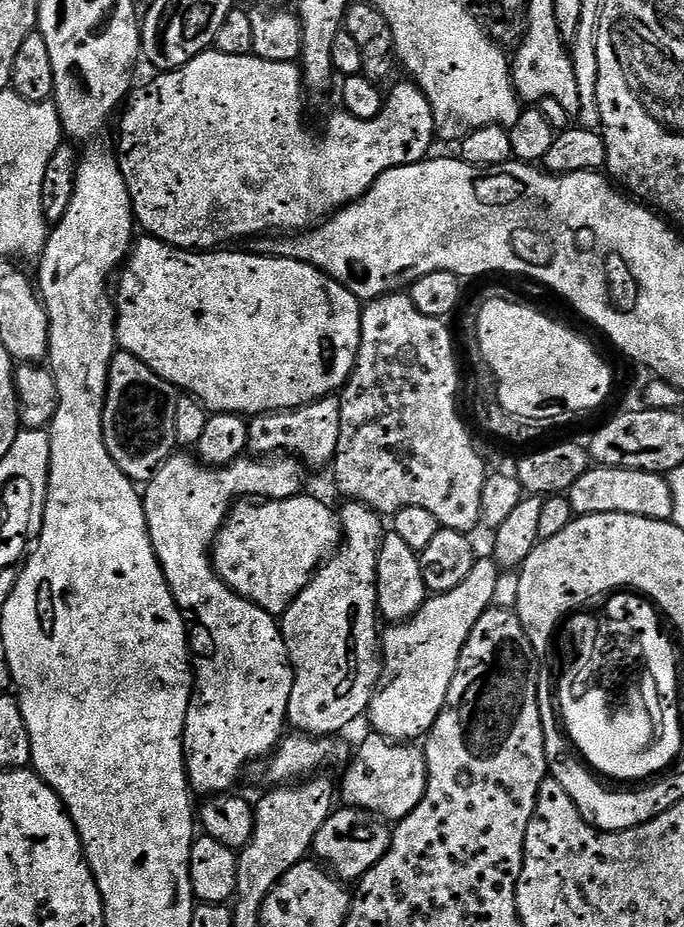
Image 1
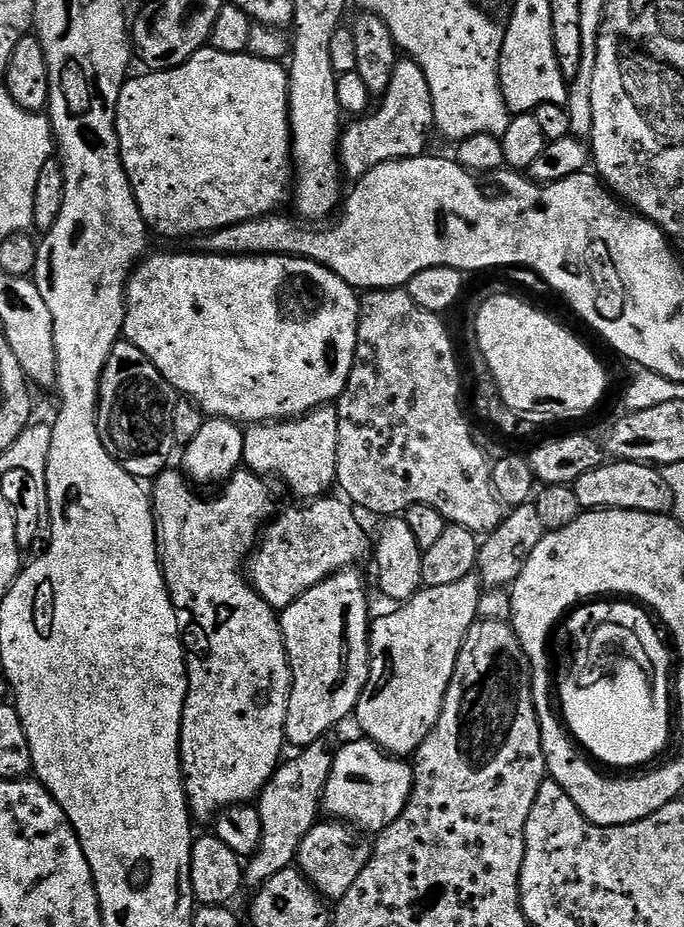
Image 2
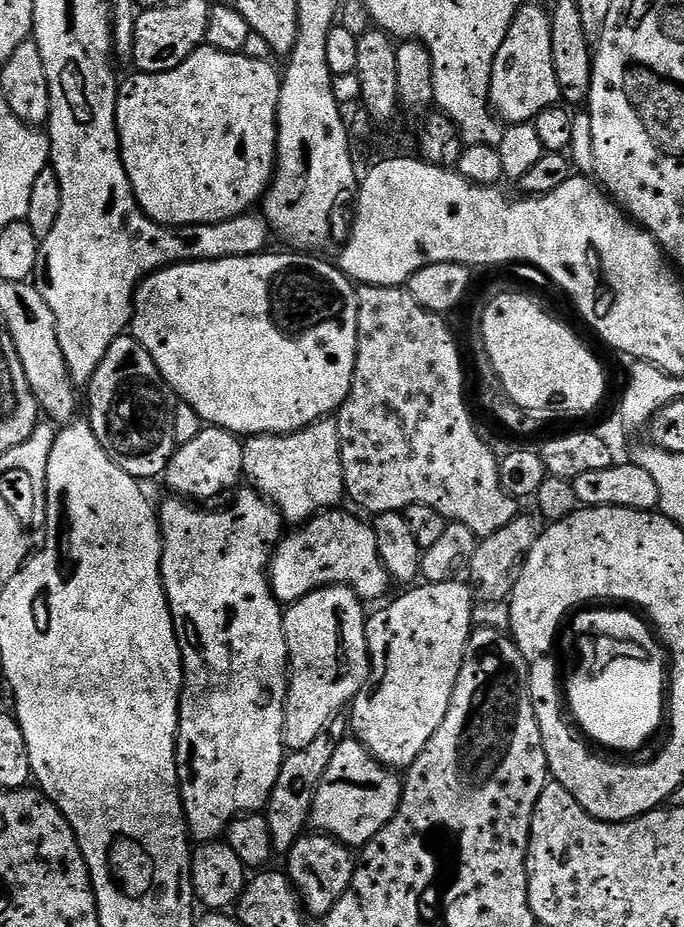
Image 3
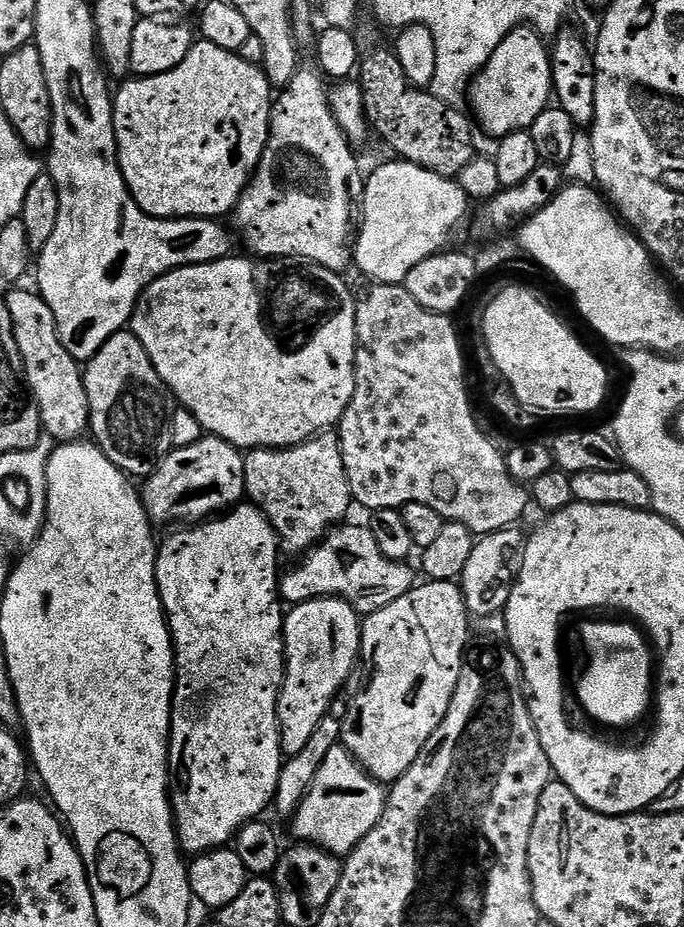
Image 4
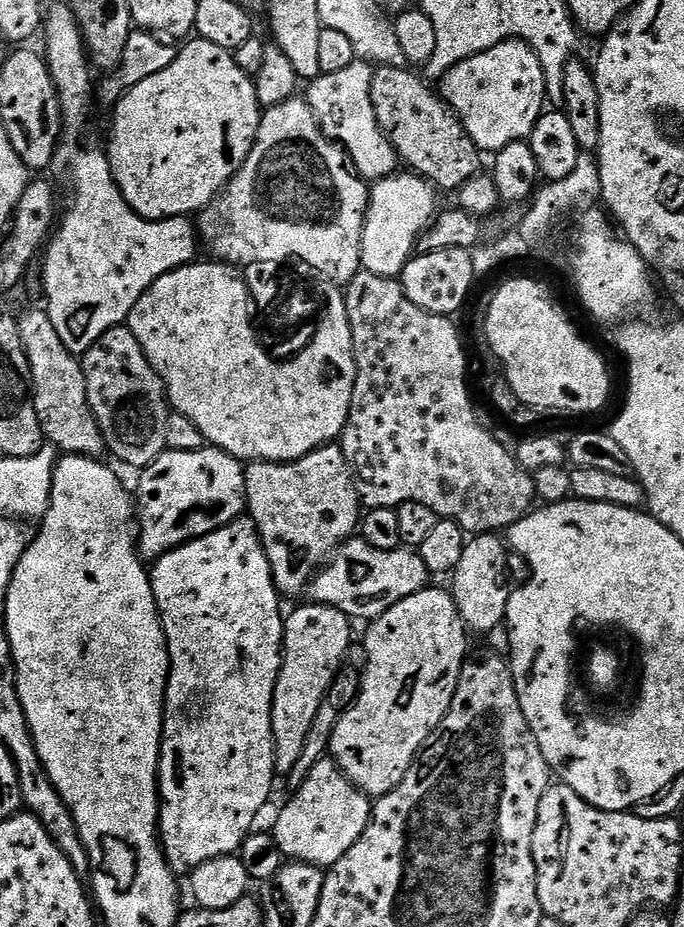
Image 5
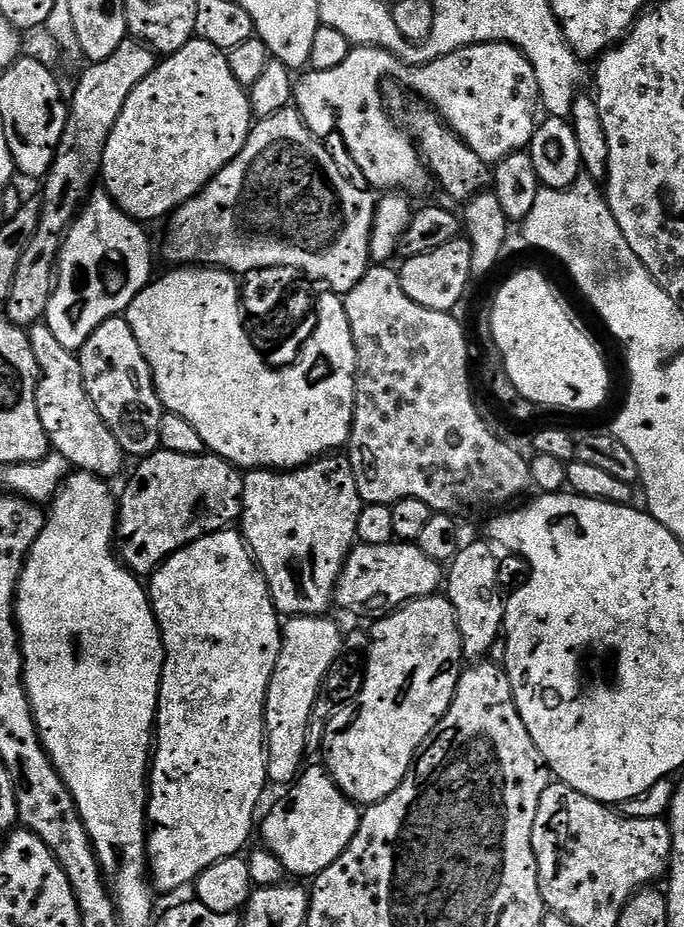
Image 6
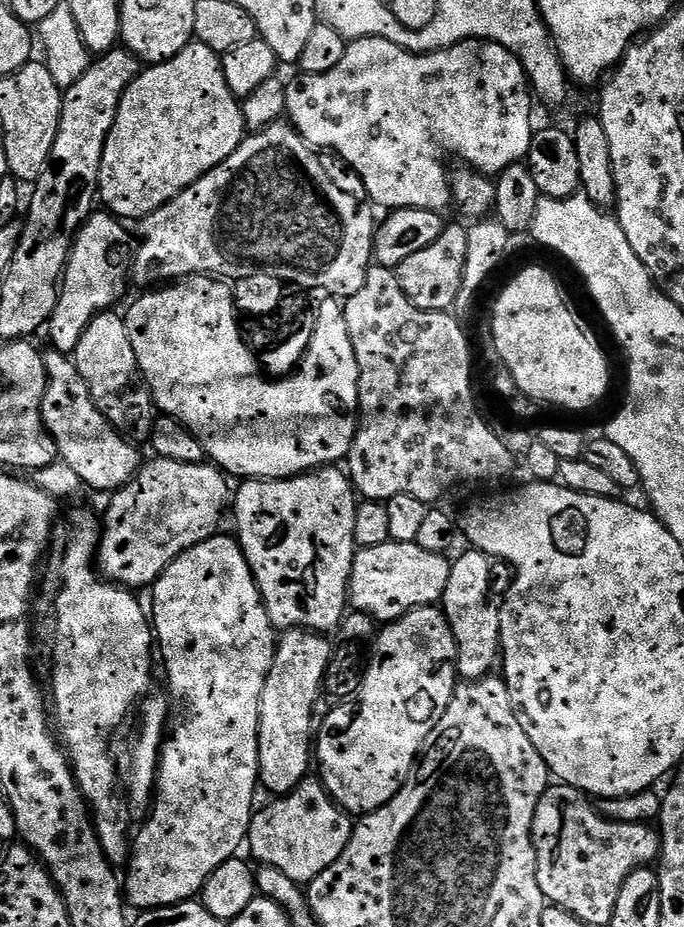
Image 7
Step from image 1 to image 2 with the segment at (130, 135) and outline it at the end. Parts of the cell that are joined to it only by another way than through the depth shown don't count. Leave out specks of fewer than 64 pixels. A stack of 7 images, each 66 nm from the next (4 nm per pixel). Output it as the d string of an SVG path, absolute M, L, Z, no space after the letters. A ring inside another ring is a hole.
M205 46L199 48L182 66L165 72L143 73L145 76L133 75L125 79L122 94L118 94L116 107L116 133L120 143L120 157L128 175L138 210L148 223L149 229L160 236L196 236L203 237L220 228L241 224L247 220L257 220L260 216L270 216L281 211L284 199L289 199L290 189L294 184L292 167L292 127L288 117L288 68L278 60L263 60L250 56L247 52L222 54L222 50ZM407 58L401 59L392 70L392 80L384 91L380 109L373 116L365 115L343 129L340 137L340 162L345 173L352 178L364 176L378 165L391 160L413 160L416 156L425 155L428 135L433 135L436 119L434 118L434 102L430 98L430 82L426 82L426 74L422 74L422 66Z

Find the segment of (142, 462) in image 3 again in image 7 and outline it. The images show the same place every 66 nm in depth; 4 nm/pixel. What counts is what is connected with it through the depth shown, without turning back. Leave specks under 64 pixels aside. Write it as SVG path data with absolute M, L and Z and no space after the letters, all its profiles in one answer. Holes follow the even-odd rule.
M116 310L100 312L86 326L74 353L76 369L82 374L82 382L90 390L94 406L110 423L119 430L121 436L133 442L151 441L152 431L158 419L158 409L152 400L152 391L144 382L140 372L134 346L130 346L128 321Z

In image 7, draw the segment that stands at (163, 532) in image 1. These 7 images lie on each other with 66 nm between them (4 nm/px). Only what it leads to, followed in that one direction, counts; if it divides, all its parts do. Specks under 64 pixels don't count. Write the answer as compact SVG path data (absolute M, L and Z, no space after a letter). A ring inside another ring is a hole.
M217 534L206 542L195 544L186 550L162 575L156 583L151 585L152 608L150 604L150 623L154 629L154 640L158 645L158 656L164 659L164 672L168 675L167 695L180 707L180 713L175 713L170 727L167 729L164 742L160 750L160 766L156 774L154 799L147 813L148 821L140 833L135 833L130 844L130 859L127 861L128 880L126 876L126 900L136 910L151 910L153 908L168 908L172 904L181 904L183 900L199 897L204 891L204 883L222 866L222 862L233 859L239 848L245 847L248 839L248 828L252 824L252 817L256 804L256 788L260 784L260 759L258 758L258 734L260 733L260 707L262 706L262 686L266 686L266 674L270 674L270 666L274 666L274 654L278 643L277 629L272 627L270 618L266 614L264 599L256 585L254 574L246 562L244 552L240 548L239 539L231 535Z

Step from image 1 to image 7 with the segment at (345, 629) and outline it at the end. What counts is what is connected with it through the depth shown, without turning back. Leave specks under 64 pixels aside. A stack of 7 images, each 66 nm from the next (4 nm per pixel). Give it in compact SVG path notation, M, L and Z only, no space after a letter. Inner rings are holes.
M303 628L285 631L276 646L274 666L270 666L270 674L266 674L266 686L262 686L258 758L260 784L268 787L273 797L293 792L309 775L308 763L311 765L314 760L312 707L316 699L321 699L324 675L334 655L328 640L327 635Z

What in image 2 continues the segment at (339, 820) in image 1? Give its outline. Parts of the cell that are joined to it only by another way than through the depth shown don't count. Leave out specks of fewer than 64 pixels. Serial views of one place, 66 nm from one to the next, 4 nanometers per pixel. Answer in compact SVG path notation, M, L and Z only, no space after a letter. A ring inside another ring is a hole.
M317 822L310 834L302 838L302 846L298 846L296 864L325 901L335 902L344 897L346 890L354 886L358 874L366 870L366 862L370 862L372 844L369 837L355 827L343 822L327 823Z

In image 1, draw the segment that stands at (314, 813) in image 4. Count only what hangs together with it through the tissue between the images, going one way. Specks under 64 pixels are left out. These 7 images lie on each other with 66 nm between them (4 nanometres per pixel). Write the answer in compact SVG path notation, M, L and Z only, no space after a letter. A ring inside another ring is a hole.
M368 734L368 737L361 742L360 745L355 745L354 751L350 756L350 763L343 769L344 772L344 781L339 781L338 792L344 795L343 803L345 805L351 806L353 808L364 808L368 812L371 812L374 816L379 816L389 822L399 822L404 820L409 816L410 813L414 810L414 806L418 806L418 802L422 802L422 798L426 794L426 782L428 781L428 771L426 770L426 758L424 757L423 747L417 746L412 742L393 742L387 740L385 736L378 736L375 734Z

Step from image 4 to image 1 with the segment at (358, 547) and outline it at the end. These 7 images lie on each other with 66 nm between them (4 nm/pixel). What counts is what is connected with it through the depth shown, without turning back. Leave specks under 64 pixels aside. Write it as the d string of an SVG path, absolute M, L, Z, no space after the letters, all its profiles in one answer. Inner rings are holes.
M304 495L237 500L210 549L212 565L224 583L277 618L283 617L296 595L312 581L317 568L342 543L337 509L316 496Z

